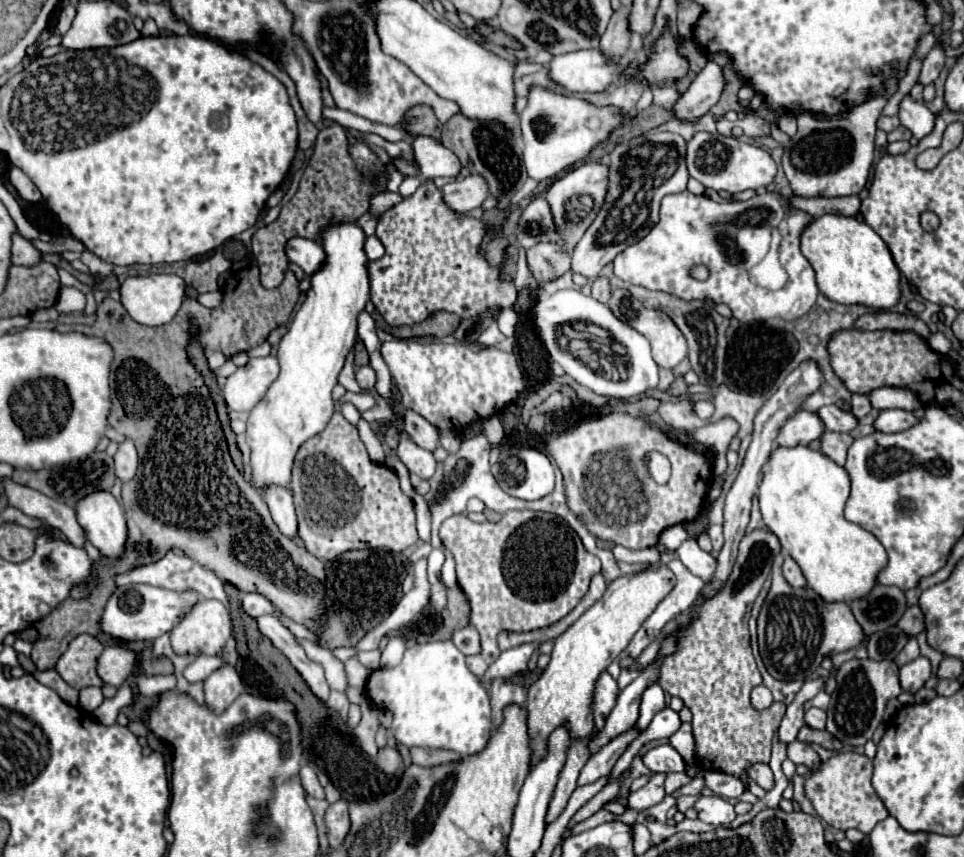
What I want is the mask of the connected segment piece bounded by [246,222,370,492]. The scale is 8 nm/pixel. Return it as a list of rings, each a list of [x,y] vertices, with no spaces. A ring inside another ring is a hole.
[[[358,222],[328,224],[320,230],[320,246],[326,258],[320,264],[320,270],[310,276],[312,286],[306,292],[306,300],[278,344],[280,376],[252,408],[247,421],[246,442],[252,452],[252,482],[260,492],[272,484],[290,488],[296,450],[308,438],[320,434],[334,414],[332,388],[338,382],[348,352],[356,344],[358,314],[370,300],[370,258],[366,256],[364,242],[366,234]]]

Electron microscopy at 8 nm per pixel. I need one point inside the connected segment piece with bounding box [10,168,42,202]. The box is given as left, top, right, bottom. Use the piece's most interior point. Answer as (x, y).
(27, 190)

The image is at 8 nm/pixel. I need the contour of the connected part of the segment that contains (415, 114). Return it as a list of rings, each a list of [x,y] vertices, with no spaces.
[[[412,106],[408,114],[404,114],[402,128],[412,136],[432,136],[440,138],[440,122],[434,116],[430,106]]]

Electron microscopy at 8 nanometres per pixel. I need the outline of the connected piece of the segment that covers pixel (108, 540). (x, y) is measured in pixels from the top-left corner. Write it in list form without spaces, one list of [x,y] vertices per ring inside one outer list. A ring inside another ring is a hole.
[[[94,492],[78,502],[76,516],[90,544],[108,560],[124,556],[128,528],[124,510],[110,492]]]

